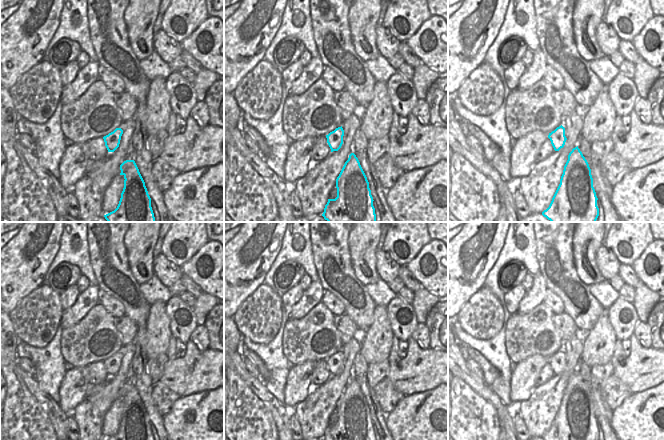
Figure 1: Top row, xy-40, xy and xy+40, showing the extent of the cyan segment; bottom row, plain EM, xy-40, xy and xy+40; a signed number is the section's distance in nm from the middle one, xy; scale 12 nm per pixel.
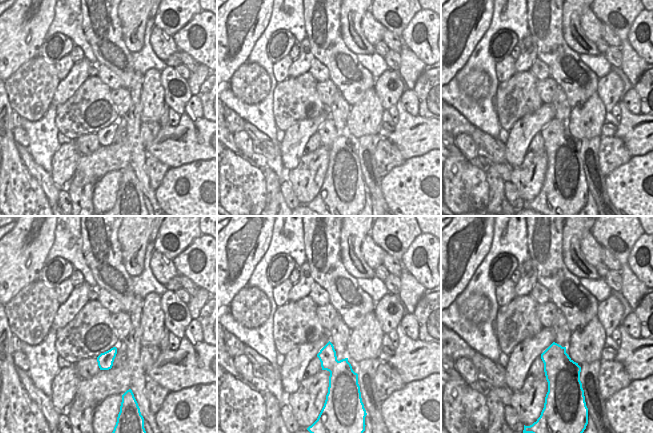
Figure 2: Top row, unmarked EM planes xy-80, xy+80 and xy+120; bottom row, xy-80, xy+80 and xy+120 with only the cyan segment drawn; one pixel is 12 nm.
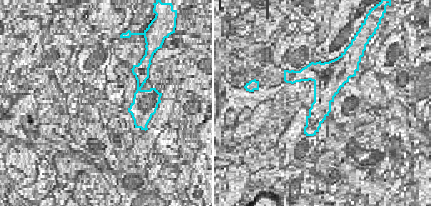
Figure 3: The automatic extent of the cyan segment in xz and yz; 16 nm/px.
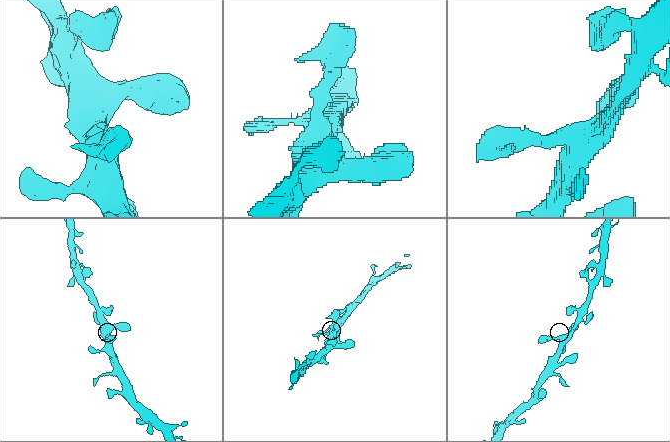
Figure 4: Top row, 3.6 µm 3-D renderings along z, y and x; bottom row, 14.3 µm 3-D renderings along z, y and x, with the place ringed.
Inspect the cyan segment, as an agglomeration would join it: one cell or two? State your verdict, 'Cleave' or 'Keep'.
Keep

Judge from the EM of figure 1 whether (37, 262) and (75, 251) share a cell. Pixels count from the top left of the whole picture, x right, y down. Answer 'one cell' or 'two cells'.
two cells

